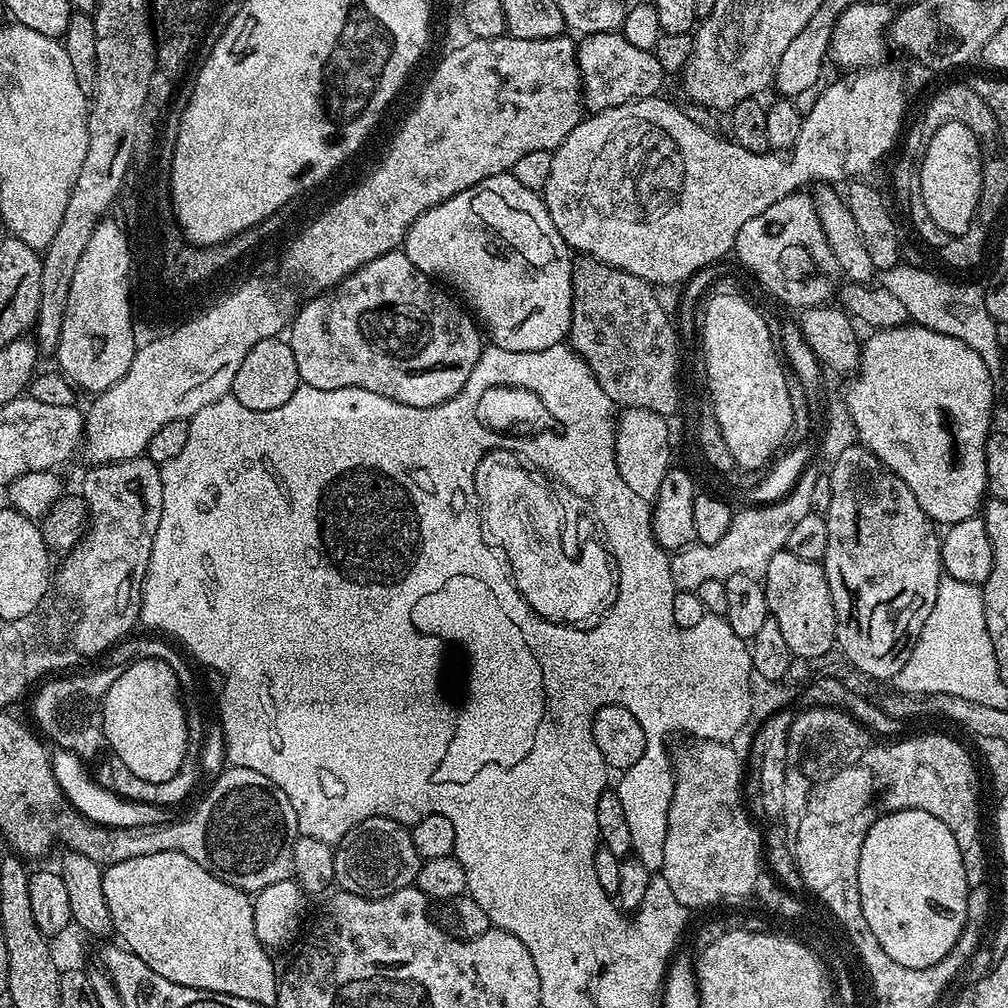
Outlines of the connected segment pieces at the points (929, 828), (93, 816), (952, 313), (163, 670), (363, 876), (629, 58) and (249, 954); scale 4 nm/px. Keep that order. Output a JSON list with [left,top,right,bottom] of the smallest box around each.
[[858,810,967,968],[51,749,176,830],[879,262,1004,378],[104,658,187,782],[334,816,422,898],[576,31,666,113],[102,852,278,1006]]

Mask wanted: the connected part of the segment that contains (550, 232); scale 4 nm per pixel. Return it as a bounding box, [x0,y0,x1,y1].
[402,172,574,352]

